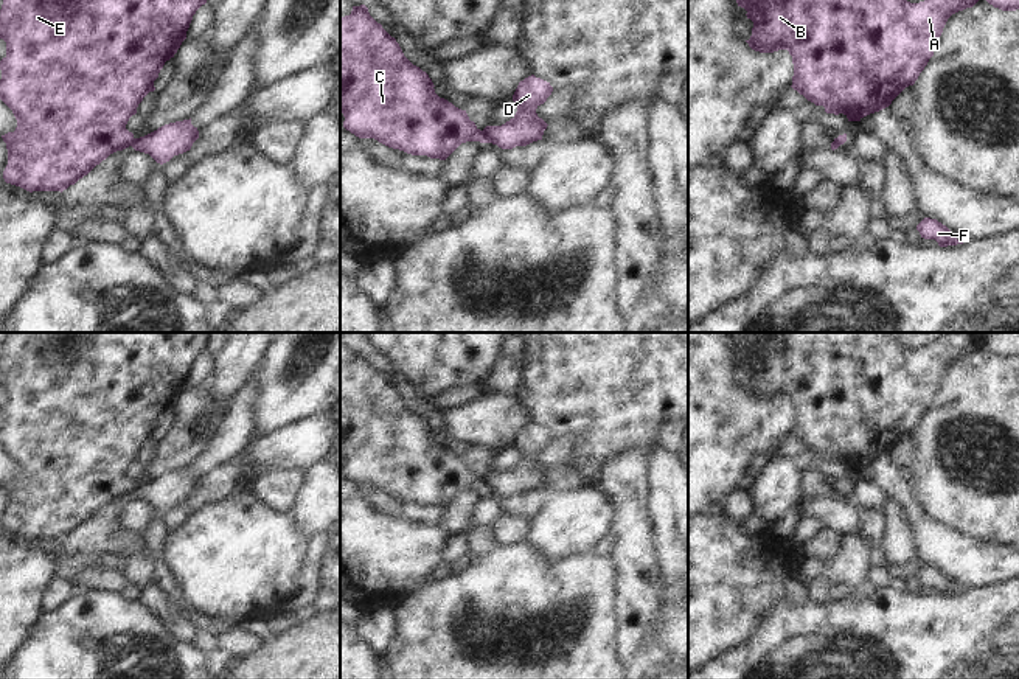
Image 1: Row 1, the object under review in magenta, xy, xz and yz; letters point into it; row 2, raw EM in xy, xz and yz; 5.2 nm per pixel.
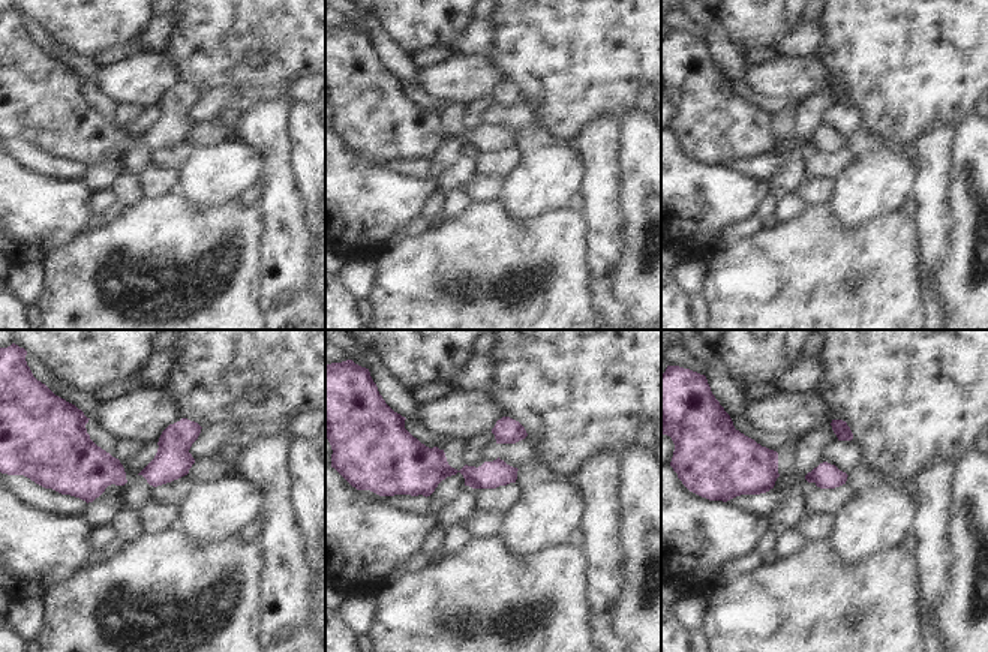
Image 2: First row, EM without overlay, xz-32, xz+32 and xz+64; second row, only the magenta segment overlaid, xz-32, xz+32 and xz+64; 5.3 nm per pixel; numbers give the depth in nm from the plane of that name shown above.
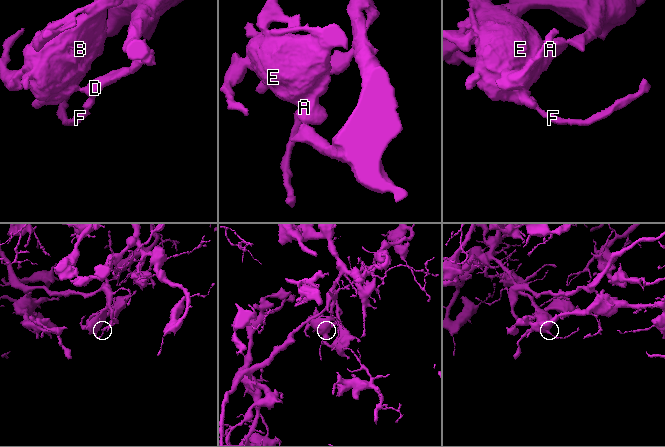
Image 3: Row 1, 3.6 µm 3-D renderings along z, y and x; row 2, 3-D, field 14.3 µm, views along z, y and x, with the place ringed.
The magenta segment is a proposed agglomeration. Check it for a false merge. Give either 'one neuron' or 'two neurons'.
two neurons

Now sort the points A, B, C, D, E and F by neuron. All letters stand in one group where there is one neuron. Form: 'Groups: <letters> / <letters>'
Groups: A B C E / D F

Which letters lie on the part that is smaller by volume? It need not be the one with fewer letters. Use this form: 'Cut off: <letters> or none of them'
Cut off: D, F

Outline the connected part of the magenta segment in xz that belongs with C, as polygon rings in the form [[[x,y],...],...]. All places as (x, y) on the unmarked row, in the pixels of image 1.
[[[365,353],[340,365],[340,460],[346,479],[440,508],[461,491],[483,491],[466,458],[440,446],[433,435]]]

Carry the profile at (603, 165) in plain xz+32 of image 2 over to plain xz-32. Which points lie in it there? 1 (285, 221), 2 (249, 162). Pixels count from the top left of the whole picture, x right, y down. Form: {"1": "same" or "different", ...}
{"1": "same", "2": "different"}

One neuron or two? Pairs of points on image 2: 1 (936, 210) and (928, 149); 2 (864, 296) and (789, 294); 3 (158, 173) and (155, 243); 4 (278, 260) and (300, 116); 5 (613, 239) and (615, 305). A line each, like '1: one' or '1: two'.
1: one
2: one
3: two
4: two
5: one

